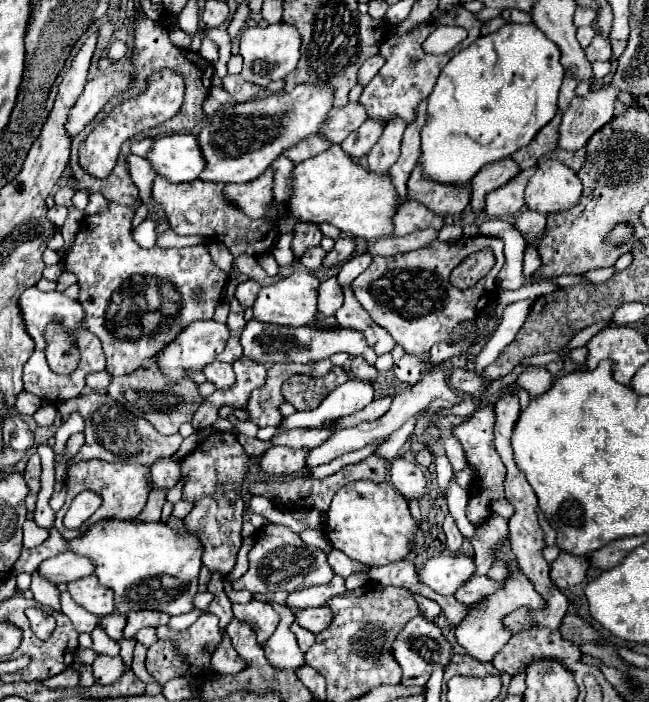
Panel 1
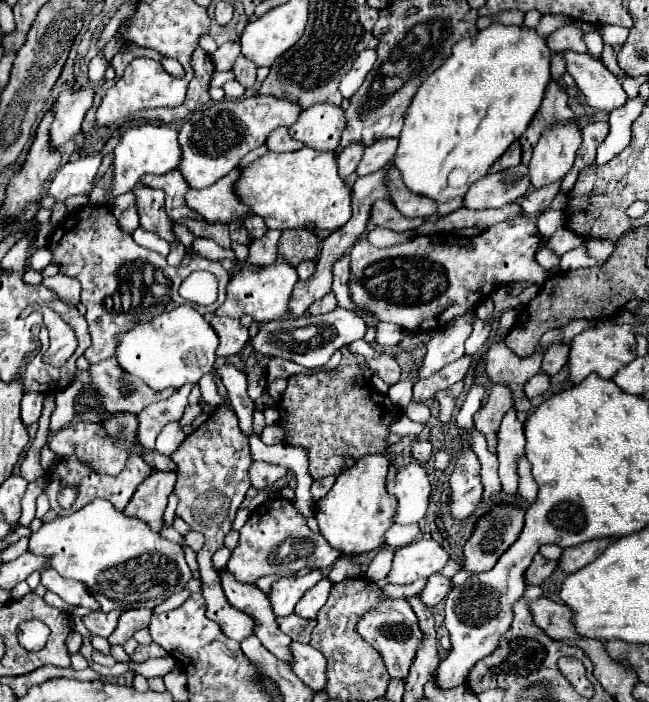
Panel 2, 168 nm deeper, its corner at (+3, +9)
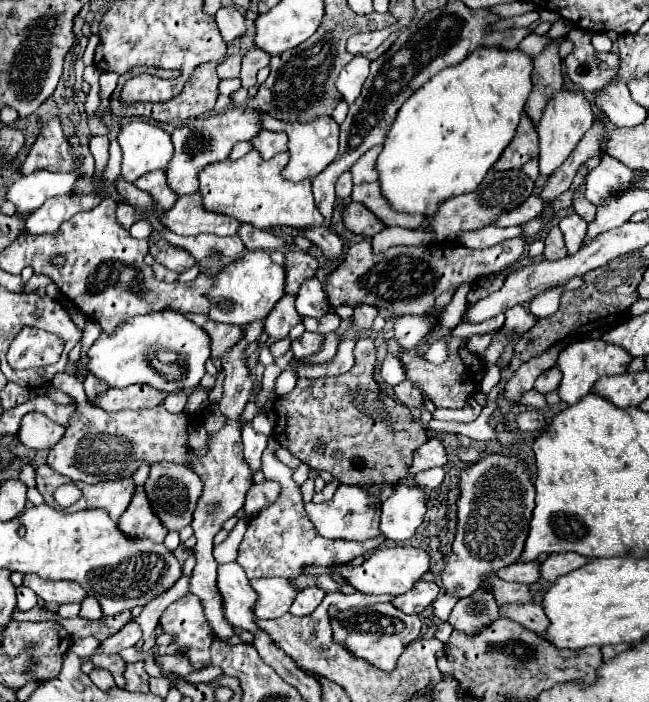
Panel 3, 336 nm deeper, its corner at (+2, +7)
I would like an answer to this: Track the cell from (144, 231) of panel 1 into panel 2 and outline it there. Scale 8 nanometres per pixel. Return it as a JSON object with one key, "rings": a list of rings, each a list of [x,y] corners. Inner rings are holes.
{"rings":[[[139,227],[139,229],[133,233],[133,239],[135,239],[139,245],[143,245],[143,247],[149,247],[149,249],[161,253],[163,257],[169,255],[169,243],[165,243],[161,237],[145,231],[143,227]]]}

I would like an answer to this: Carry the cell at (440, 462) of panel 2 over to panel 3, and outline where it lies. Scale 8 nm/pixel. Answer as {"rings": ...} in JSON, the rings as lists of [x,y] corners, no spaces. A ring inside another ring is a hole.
{"rings":[[[436,467],[419,472],[414,477],[416,485],[422,488],[435,489],[439,487],[445,477],[445,471],[442,467]]]}

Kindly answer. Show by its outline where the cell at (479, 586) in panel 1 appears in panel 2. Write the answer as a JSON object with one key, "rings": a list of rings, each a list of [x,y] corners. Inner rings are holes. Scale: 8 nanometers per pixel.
{"rings":[[[431,575],[427,579],[427,585],[423,587],[423,591],[417,597],[427,607],[435,607],[435,605],[439,605],[445,599],[445,595],[449,593],[449,589],[451,589],[451,579],[441,577],[441,575]]]}

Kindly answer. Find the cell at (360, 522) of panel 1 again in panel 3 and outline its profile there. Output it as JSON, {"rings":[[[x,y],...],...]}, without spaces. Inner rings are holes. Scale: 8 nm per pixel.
{"rings":[[[340,485],[330,501],[308,503],[306,513],[314,523],[316,531],[326,539],[346,539],[346,541],[366,541],[382,535],[380,531],[380,497],[372,495],[362,485]]]}

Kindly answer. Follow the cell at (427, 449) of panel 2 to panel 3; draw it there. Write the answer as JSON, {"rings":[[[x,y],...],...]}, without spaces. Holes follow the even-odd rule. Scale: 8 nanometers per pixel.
{"rings":[[[432,437],[426,441],[426,445],[418,447],[414,451],[414,461],[412,461],[412,467],[410,467],[410,473],[416,475],[418,471],[424,471],[424,469],[432,469],[432,467],[442,467],[446,463],[446,451],[444,451],[444,445]]]}

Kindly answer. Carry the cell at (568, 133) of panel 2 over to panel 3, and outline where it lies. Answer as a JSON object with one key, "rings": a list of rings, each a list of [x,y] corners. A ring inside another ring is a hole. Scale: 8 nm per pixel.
{"rings":[[[562,91],[550,105],[546,105],[546,113],[542,115],[542,121],[538,123],[538,135],[540,135],[540,175],[550,177],[574,151],[578,141],[584,137],[584,133],[594,123],[594,111],[590,103],[586,101],[582,91]]]}

